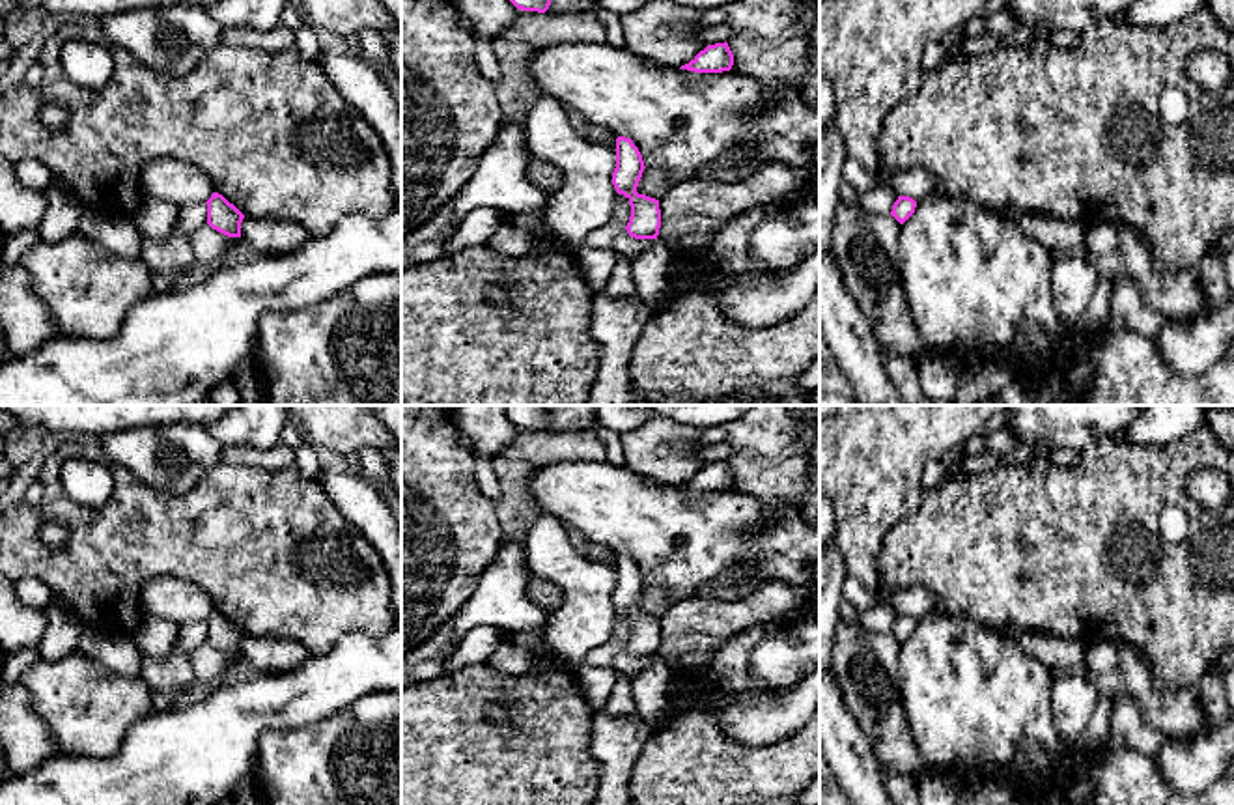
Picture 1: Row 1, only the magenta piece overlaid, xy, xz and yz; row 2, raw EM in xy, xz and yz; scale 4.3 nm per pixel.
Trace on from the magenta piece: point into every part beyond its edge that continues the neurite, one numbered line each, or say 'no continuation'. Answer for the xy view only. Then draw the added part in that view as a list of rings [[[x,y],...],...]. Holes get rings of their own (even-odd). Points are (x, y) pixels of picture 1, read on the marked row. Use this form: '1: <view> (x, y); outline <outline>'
no continuation

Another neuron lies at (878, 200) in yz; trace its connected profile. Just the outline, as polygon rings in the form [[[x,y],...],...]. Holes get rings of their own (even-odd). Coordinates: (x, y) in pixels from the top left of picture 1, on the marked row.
[[[874,187],[859,192],[857,205],[870,215],[889,215],[898,194],[889,187]]]

